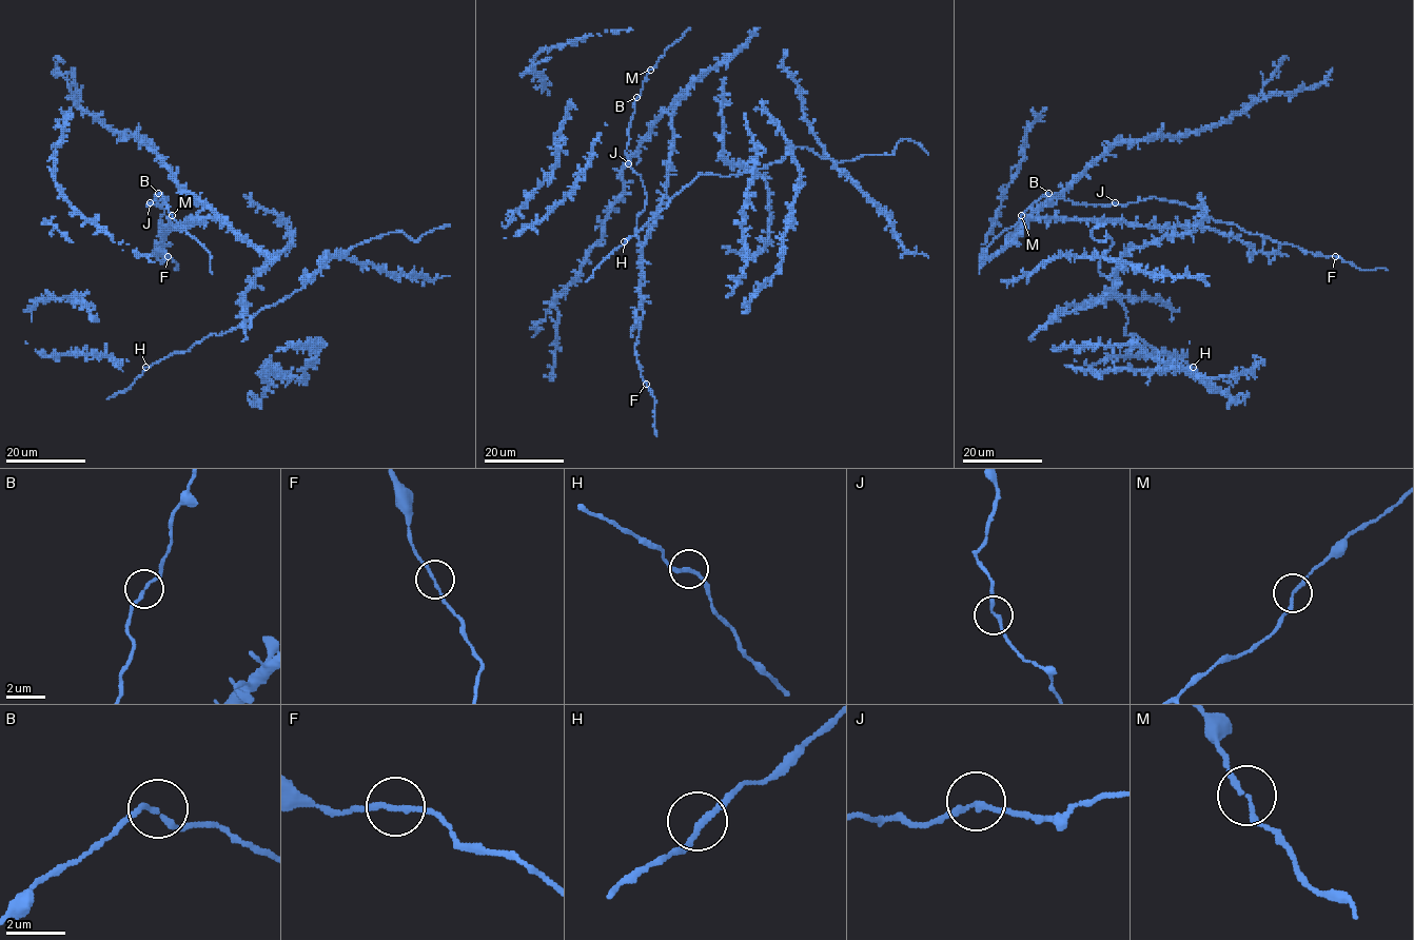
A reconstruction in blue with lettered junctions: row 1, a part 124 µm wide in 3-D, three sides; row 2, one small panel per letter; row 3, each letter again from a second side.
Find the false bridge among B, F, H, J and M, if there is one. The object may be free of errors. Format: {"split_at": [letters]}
{"split_at": []}

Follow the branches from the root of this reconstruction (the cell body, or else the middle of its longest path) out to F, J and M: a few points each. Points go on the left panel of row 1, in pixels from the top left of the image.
F: (195, 220), (182, 227), (164, 226), (163, 234), (161, 224), (164, 236), (156, 248), (162, 256), (168, 256)
J: (195, 220), (182, 227), (164, 226), (163, 234), (163, 210), (158, 201), (168, 197), (160, 204), (150, 203)
M: (195, 220), (164, 226), (163, 234), (158, 201), (168, 197), (146, 204), (160, 193), (172, 215)

